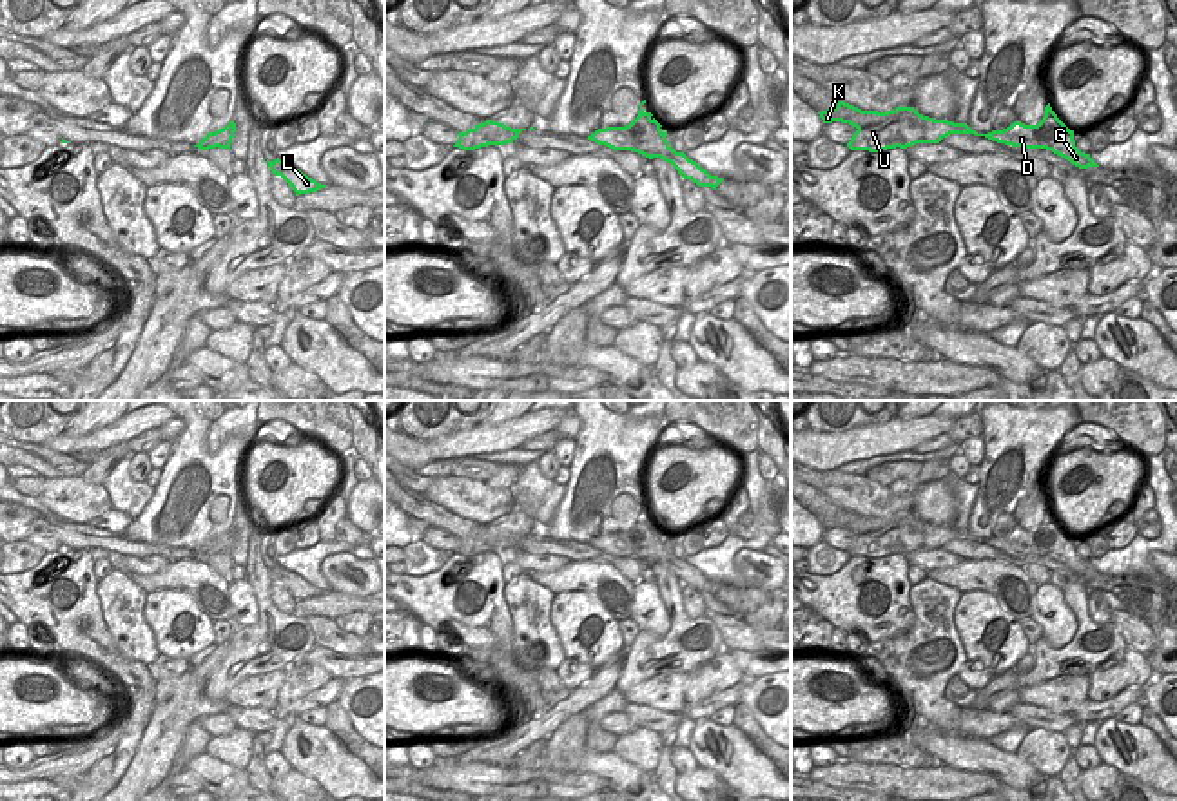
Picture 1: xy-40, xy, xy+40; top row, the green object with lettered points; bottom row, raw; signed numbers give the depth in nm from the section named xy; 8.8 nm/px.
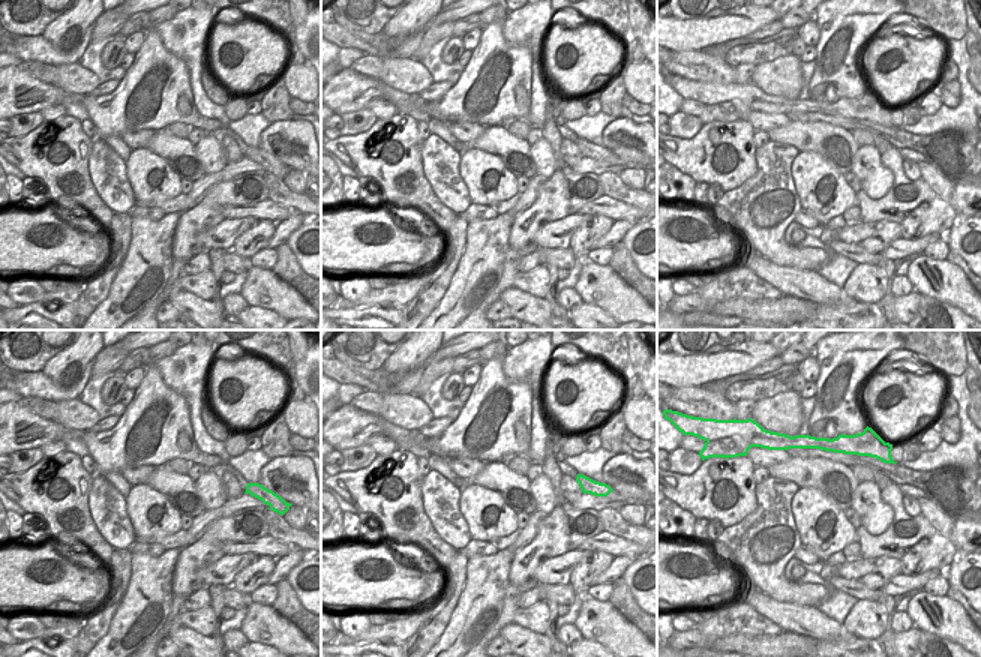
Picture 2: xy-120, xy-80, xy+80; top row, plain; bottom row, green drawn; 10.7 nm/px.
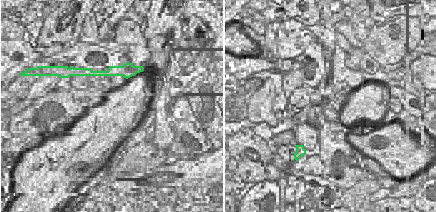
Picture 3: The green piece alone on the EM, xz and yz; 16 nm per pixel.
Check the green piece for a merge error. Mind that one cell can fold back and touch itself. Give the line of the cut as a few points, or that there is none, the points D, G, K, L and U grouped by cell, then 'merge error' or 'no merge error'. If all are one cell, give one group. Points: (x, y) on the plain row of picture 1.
cut in xy+40 along (858, 535), (911, 528), (925, 548); D G K L / U; merge error

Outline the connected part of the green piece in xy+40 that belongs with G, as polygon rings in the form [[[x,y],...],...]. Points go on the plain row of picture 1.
[[[838,507],[838,511],[834,515],[827,515],[818,520],[823,526],[823,529],[841,527],[841,529],[849,529],[856,535],[865,535],[865,533],[872,533],[872,531],[880,531],[880,529],[892,529],[892,527],[910,527],[914,533],[919,535],[919,540],[923,542],[925,549],[939,549],[943,544],[947,544],[950,540],[974,540],[974,542],[985,542],[992,547],[1012,551],[1012,553],[1046,555],[1046,556],[1052,556],[1054,560],[1068,565],[1072,571],[1075,571],[1079,574],[1099,573],[1090,564],[1090,560],[1085,560],[1075,553],[1074,536],[1070,536],[1057,524],[1057,520],[1052,516],[1050,509],[1045,513],[1045,522],[1037,531],[1025,531],[1021,527],[1014,527],[1010,533],[1007,533],[1003,536],[992,536],[988,540],[978,540],[967,529],[954,529],[948,526],[934,526],[934,524],[923,522],[914,513],[896,513],[894,516],[878,518],[878,516],[861,516],[845,507]]]

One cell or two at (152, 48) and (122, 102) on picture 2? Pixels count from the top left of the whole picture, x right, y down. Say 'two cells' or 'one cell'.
one cell

